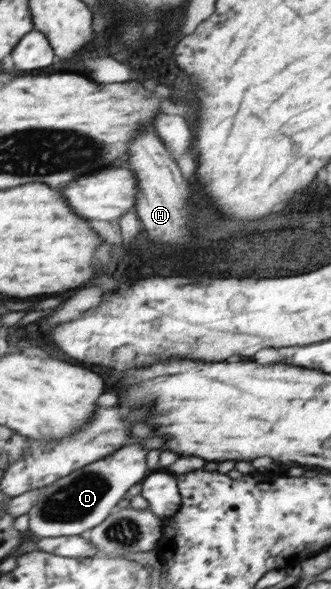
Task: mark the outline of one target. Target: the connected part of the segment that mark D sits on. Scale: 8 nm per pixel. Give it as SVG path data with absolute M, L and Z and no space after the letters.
M140 444L132 446L122 446L118 454L110 454L99 458L98 461L91 462L89 465L81 466L73 470L70 474L58 478L57 481L51 482L48 486L42 488L42 492L37 494L35 503L28 509L28 529L38 538L59 537L59 536L76 536L84 530L94 528L100 524L110 514L116 503L123 498L122 492L126 492L130 486L138 484L144 474L146 474L146 460L144 460L148 450Z

